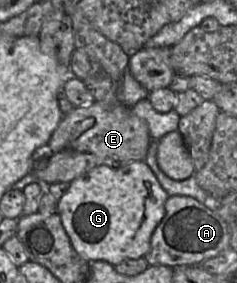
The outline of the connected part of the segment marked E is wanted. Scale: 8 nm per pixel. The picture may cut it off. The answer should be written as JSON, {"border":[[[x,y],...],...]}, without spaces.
{"border":[[[97,102],[75,107],[64,115],[53,132],[50,140],[37,148],[32,155],[32,172],[36,177],[49,184],[57,182],[72,182],[82,174],[100,165],[120,166],[132,161],[144,161],[151,143],[147,123],[136,116],[132,109],[118,105],[112,110],[105,109]]]}

